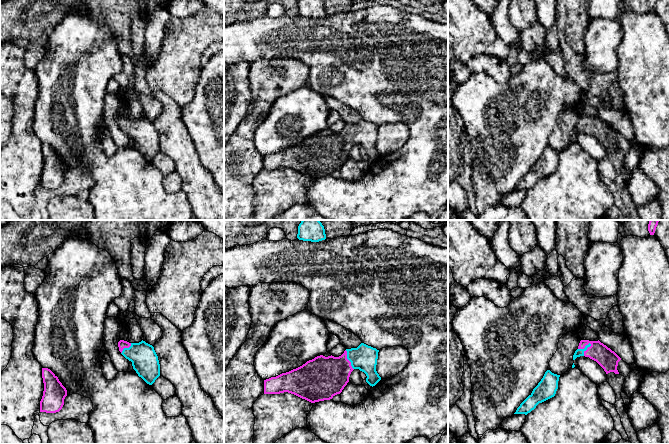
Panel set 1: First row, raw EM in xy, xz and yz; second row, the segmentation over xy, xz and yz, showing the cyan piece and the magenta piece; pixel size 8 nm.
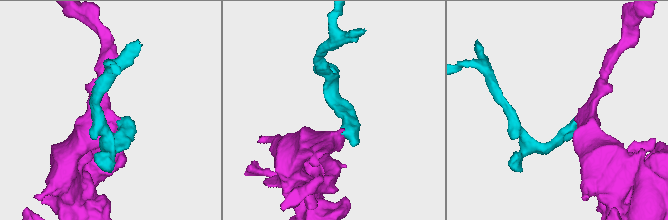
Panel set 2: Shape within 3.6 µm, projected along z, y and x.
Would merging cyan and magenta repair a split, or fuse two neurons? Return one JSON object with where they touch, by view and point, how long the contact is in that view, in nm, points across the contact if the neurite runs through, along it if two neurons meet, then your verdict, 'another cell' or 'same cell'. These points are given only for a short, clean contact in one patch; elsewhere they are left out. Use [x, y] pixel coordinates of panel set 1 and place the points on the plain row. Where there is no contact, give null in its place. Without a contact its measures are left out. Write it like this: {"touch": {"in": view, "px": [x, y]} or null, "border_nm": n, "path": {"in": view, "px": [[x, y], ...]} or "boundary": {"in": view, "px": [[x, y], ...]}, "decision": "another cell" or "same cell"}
{"touch": {"in": "yz", "px": [586, 125]}, "border_nm": 120, "path": {"in": "yz", "px": [[579, 128], [586, 125], [594, 125], [605, 133]]}, "decision": "same cell"}

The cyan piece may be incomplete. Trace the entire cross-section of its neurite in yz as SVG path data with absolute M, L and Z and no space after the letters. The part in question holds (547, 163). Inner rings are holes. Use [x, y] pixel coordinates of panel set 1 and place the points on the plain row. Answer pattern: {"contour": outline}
{"contour": "M547 146L532 169L520 180L514 190L527 191L534 186L539 179L554 173L558 165L559 153L560 151Z"}

